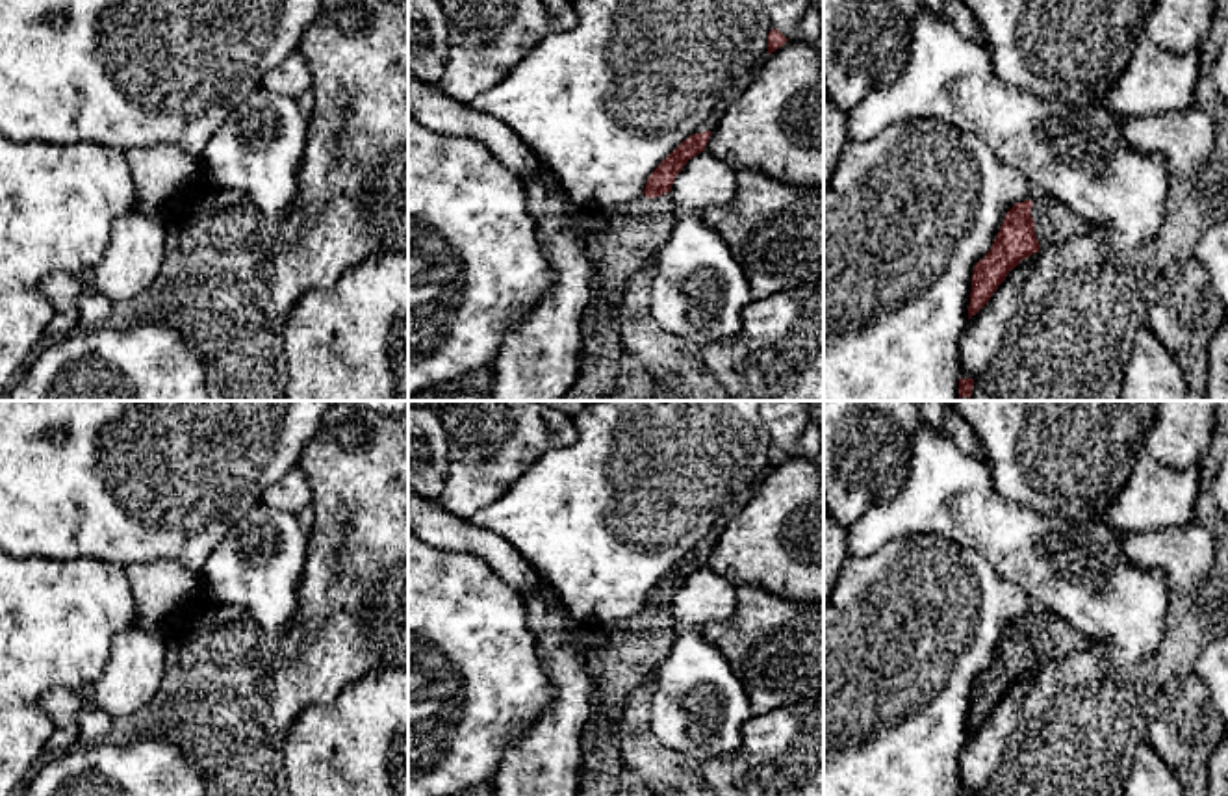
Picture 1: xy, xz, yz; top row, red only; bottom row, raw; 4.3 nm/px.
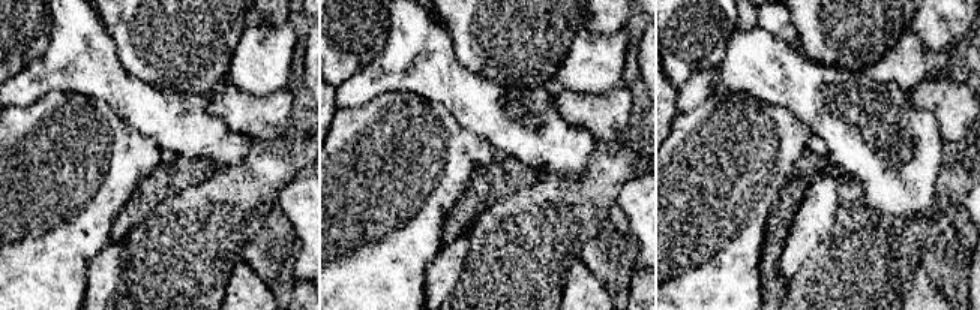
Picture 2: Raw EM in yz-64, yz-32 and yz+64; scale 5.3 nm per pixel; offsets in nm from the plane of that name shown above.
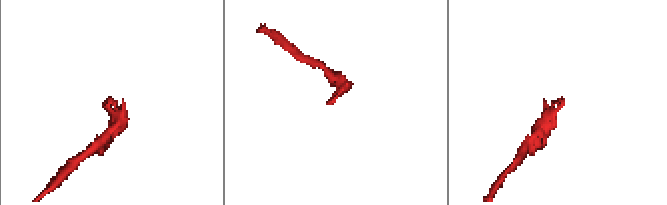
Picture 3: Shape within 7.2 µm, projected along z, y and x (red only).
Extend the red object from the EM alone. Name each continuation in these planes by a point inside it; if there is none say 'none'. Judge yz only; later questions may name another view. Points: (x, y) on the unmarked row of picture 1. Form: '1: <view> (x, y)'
1: yz (1054, 639)

